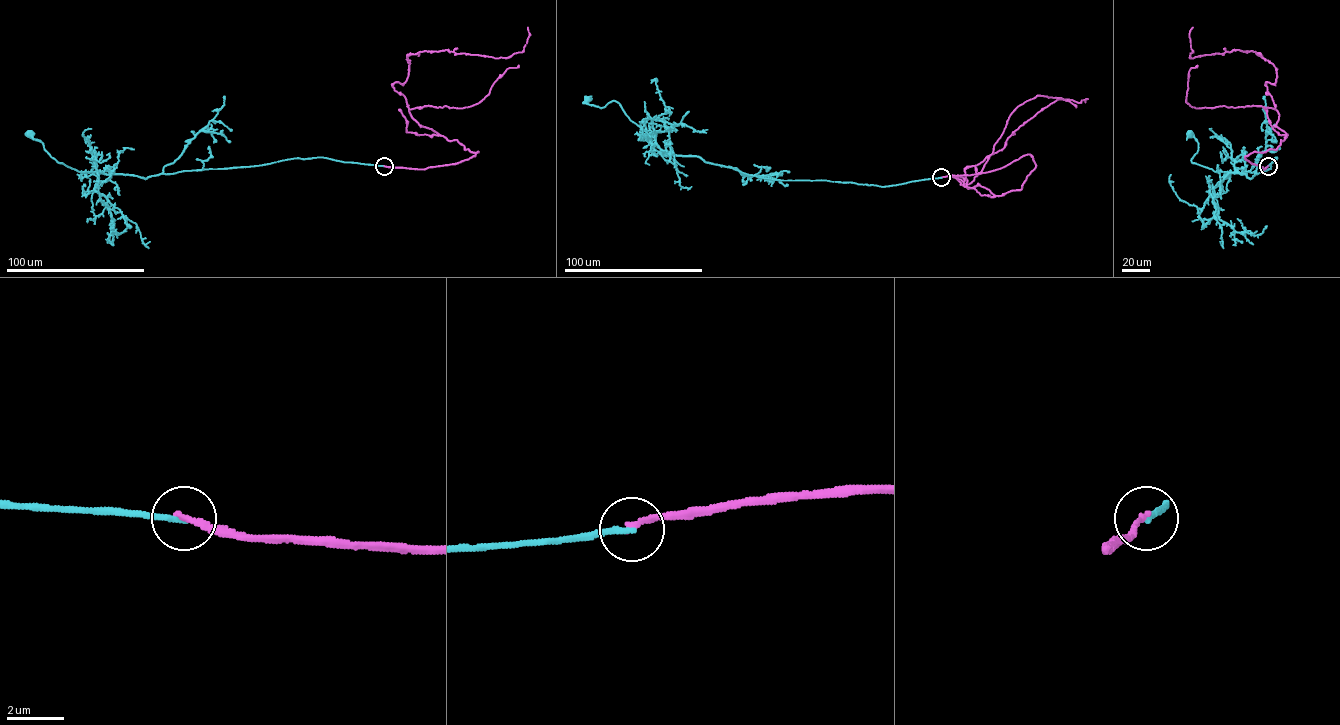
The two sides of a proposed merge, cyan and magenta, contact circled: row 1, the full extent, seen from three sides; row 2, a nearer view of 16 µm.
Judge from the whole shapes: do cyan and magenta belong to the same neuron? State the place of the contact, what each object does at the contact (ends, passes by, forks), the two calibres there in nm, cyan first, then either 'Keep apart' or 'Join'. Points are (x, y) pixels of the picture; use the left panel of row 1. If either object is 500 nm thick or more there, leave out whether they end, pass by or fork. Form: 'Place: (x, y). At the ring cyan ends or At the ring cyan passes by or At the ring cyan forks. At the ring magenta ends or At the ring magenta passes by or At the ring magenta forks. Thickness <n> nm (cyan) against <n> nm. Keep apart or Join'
Place: (384, 166). At the ring cyan ends. At the ring magenta ends. Thickness 200 nm (cyan) against 220 nm. Keep apart

